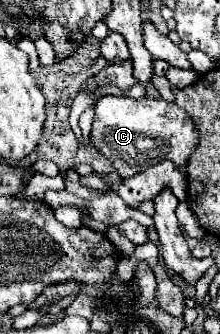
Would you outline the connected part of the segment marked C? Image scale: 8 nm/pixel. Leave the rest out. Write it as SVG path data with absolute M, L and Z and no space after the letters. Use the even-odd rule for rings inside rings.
M101 96L95 106L91 140L121 178L131 178L161 160L171 160L175 166L187 164L199 144L199 132L189 114L163 98L131 100L121 96Z

